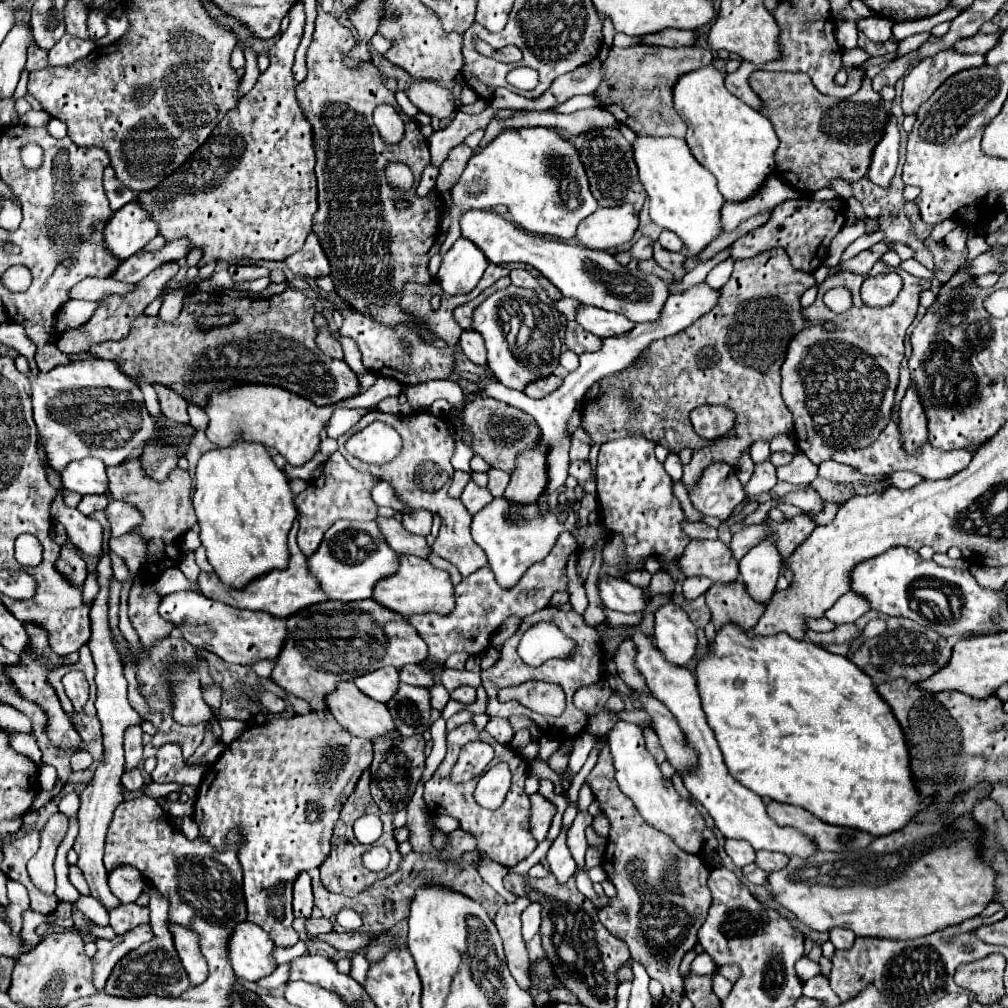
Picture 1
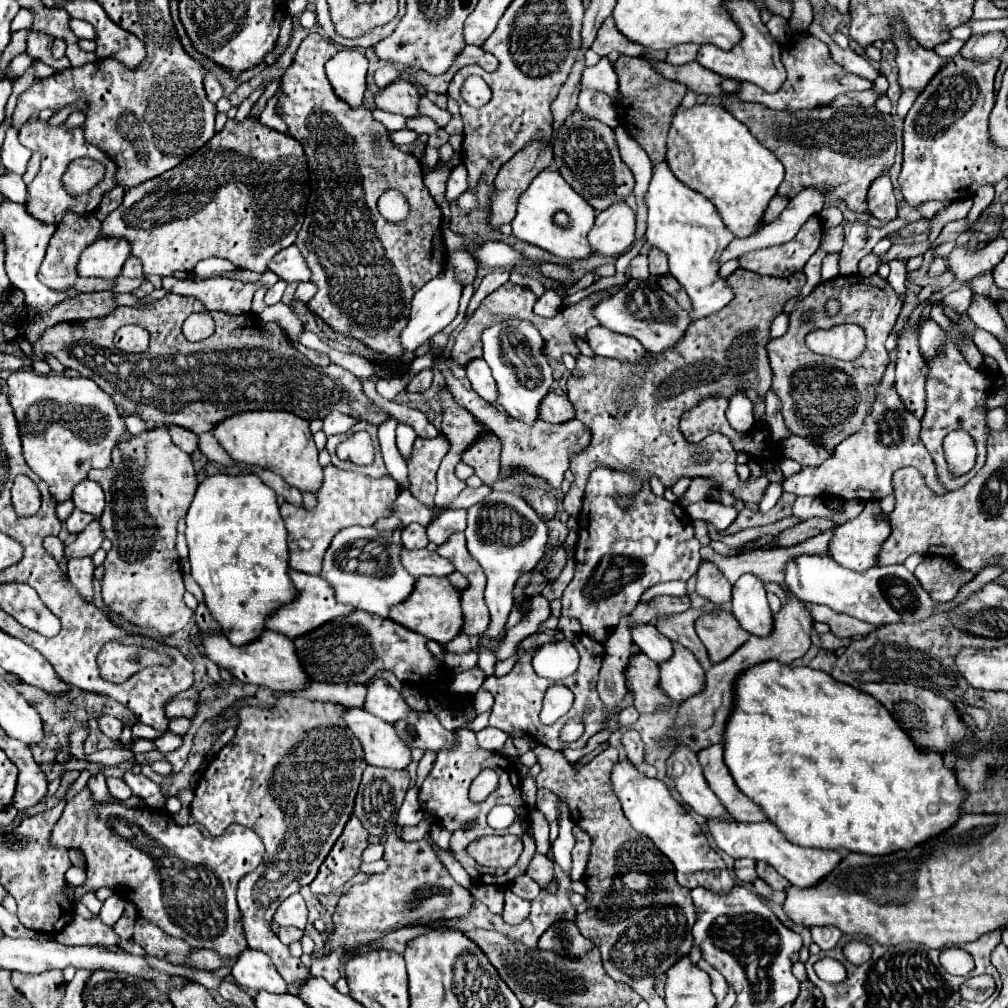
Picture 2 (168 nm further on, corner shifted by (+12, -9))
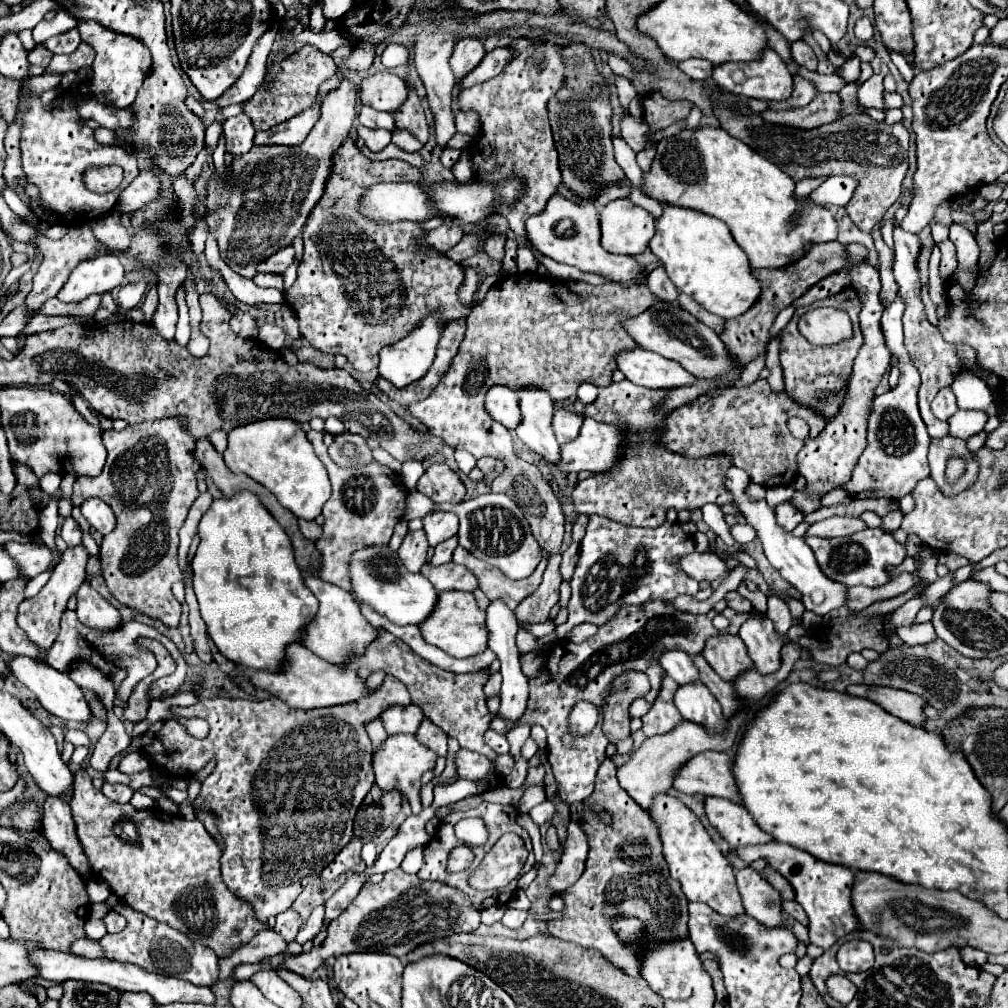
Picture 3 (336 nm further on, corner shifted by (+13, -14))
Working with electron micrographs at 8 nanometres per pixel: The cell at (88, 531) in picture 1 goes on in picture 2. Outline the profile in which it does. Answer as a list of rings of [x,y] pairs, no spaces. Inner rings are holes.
[[[74,558],[74,560],[68,562],[68,578],[74,584],[74,588],[80,592],[84,602],[94,600],[92,574],[94,574],[92,558]]]

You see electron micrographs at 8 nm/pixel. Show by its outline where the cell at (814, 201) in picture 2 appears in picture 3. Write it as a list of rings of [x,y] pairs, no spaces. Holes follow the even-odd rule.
[[[829,177],[815,191],[811,191],[807,199],[811,201],[811,205],[823,205],[823,207],[841,205],[843,207],[851,199],[855,187],[857,187],[857,181],[853,177]]]

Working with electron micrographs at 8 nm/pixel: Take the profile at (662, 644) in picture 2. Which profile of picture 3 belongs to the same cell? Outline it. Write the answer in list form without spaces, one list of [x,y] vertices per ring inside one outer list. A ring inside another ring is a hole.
[[[663,651],[659,657],[663,671],[677,683],[689,683],[689,679],[699,679],[691,657],[685,651]]]

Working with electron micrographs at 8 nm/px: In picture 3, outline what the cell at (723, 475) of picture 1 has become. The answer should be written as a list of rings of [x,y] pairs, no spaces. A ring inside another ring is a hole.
[[[731,525],[729,531],[737,543],[749,543],[755,539],[755,529],[751,525]]]

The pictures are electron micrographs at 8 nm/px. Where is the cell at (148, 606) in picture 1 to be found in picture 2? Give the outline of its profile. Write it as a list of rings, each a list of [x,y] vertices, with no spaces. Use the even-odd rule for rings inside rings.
[[[156,426],[144,430],[140,436],[118,442],[118,446],[114,446],[112,450],[112,464],[104,470],[90,470],[88,478],[98,482],[106,494],[106,510],[100,516],[104,536],[112,542],[112,550],[104,560],[106,574],[102,580],[102,596],[106,606],[140,628],[156,628],[162,636],[170,636],[182,630],[192,620],[194,612],[182,600],[184,582],[174,540],[176,524],[188,512],[194,490],[198,488],[196,470],[190,454],[174,446],[166,426]]]

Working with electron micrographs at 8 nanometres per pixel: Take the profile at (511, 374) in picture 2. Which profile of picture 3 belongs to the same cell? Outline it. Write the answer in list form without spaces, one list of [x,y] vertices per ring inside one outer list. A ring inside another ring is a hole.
[[[521,387],[515,393],[521,409],[521,423],[515,429],[517,437],[535,453],[543,455],[543,459],[555,463],[559,459],[559,443],[551,429],[555,405],[549,393],[541,387]]]

